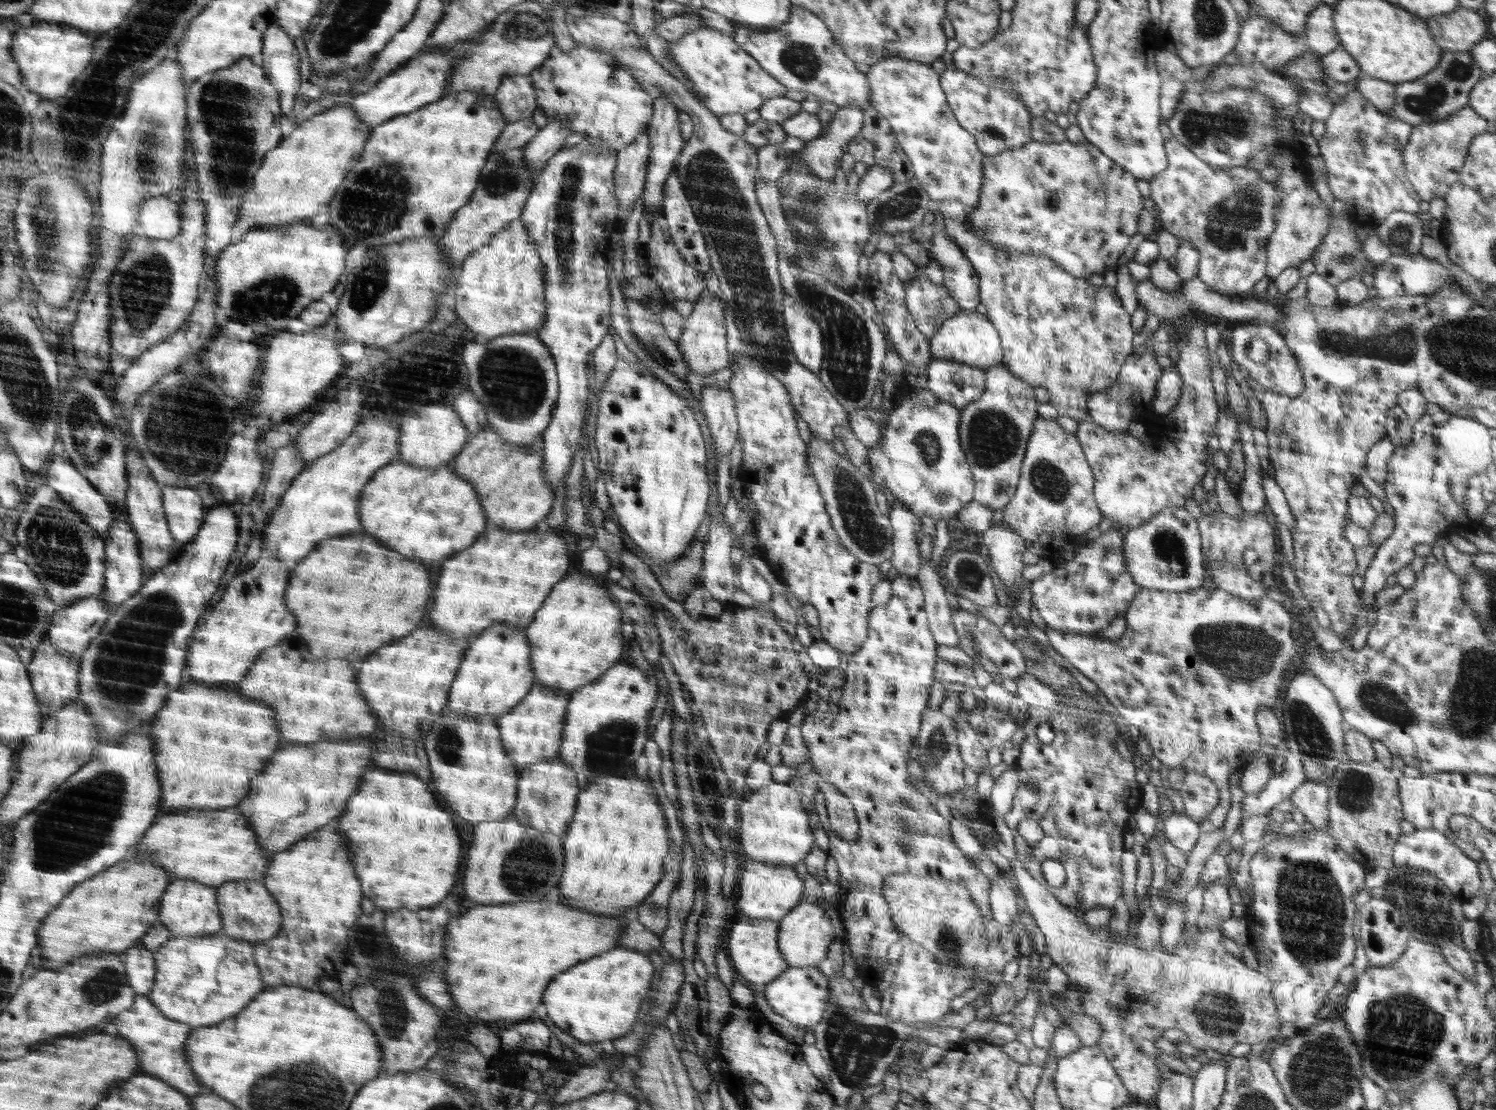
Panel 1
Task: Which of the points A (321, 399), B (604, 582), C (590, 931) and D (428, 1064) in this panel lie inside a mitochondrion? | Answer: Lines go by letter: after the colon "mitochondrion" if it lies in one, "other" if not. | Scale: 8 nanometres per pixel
A: other
B: other
C: other
D: other

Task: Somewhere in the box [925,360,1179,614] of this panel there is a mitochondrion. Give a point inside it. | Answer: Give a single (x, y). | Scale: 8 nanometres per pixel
(993, 435)

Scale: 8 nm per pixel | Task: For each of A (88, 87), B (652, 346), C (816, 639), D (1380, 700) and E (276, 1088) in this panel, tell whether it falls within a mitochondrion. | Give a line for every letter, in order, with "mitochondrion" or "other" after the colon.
A: other
B: mitochondrion
C: other
D: mitochondrion
E: mitochondrion

